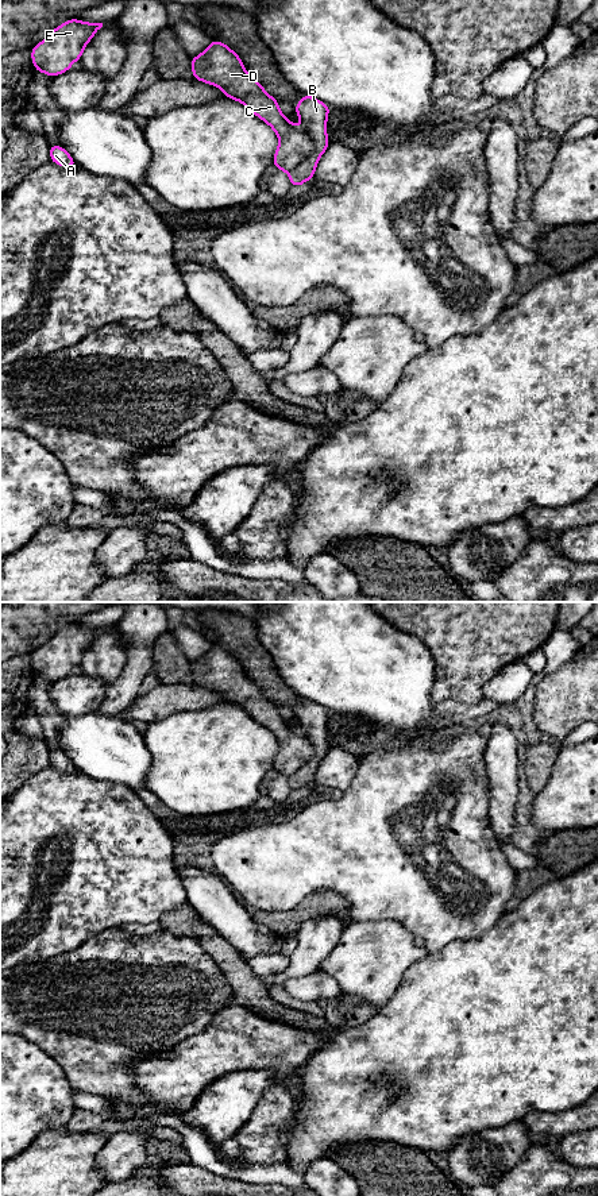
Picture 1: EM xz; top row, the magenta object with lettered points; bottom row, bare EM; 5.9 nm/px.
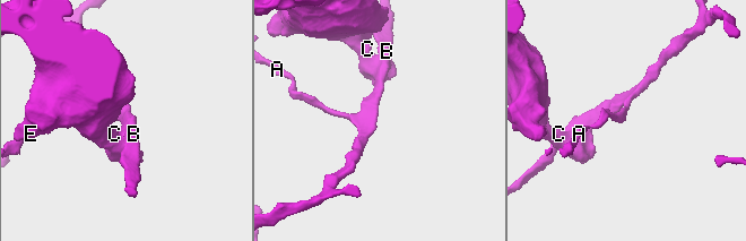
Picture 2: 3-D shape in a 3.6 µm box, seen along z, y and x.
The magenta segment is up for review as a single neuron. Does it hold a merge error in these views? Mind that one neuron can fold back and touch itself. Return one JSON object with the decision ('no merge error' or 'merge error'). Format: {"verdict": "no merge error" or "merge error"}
{"verdict": "merge error"}

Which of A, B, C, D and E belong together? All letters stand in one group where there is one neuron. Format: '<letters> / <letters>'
A B / C D E

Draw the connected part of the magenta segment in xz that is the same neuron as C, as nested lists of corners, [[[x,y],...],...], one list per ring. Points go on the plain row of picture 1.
[[[213,644],[190,668],[194,684],[220,692],[225,702],[240,706],[275,736],[279,749],[273,769],[278,775],[289,778],[312,759],[310,741],[281,718],[278,705],[247,678],[227,649]]]

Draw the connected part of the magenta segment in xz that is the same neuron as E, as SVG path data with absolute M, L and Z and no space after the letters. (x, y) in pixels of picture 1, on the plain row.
M77 622L62 628L31 653L35 675L50 682L70 675L72 668L80 665L84 652L101 632L103 628L80 626Z

